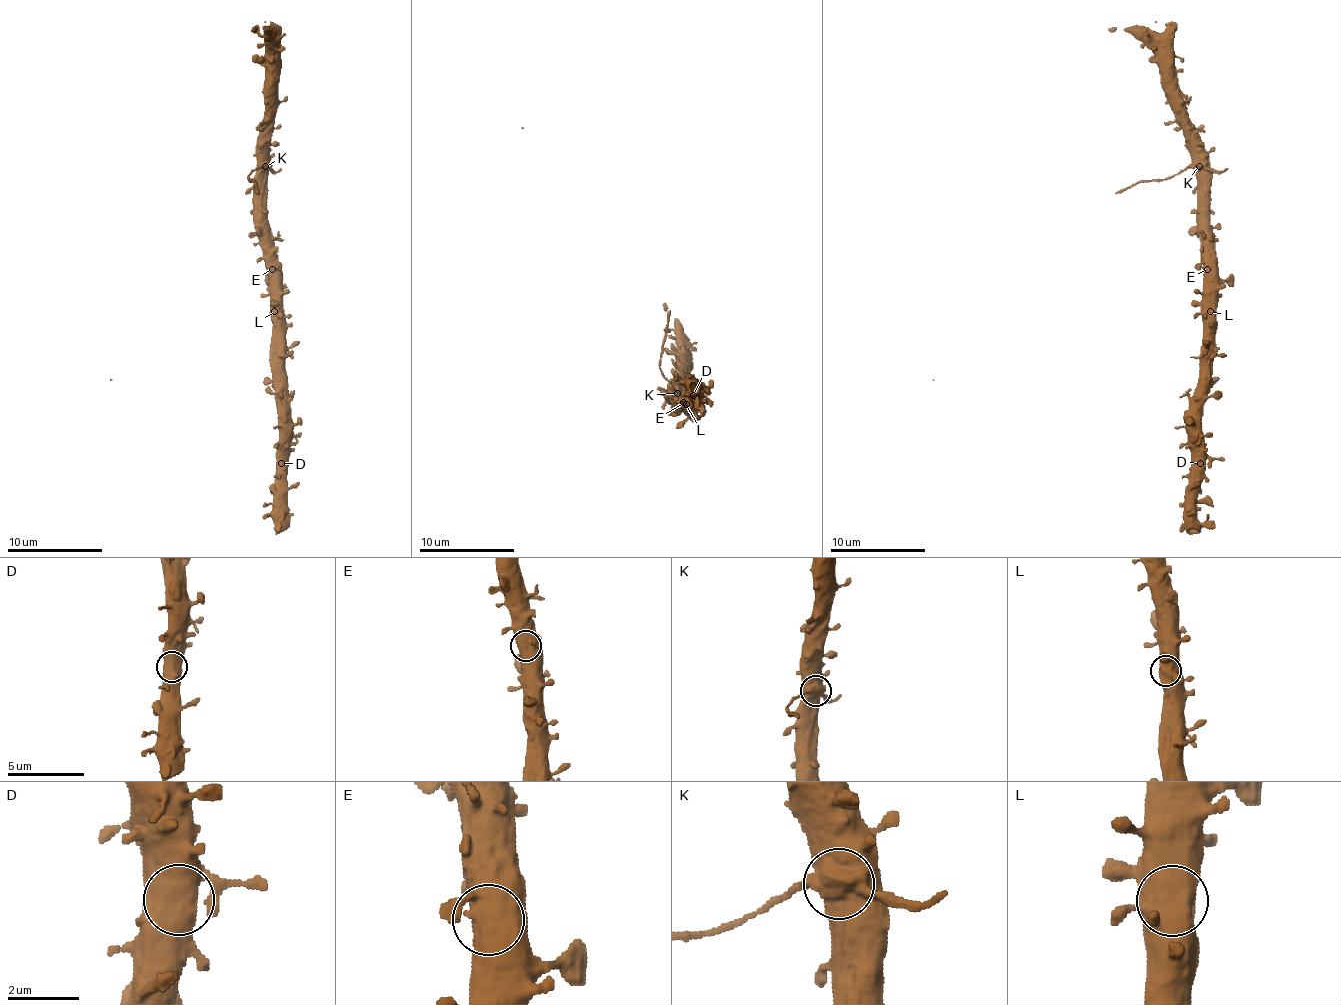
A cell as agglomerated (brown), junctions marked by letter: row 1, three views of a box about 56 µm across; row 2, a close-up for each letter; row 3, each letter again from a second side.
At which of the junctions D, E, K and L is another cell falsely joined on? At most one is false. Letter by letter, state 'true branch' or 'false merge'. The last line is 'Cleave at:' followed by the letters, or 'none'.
D: true branch
E: true branch
K: false merge
L: true branch
Cleave at: K

